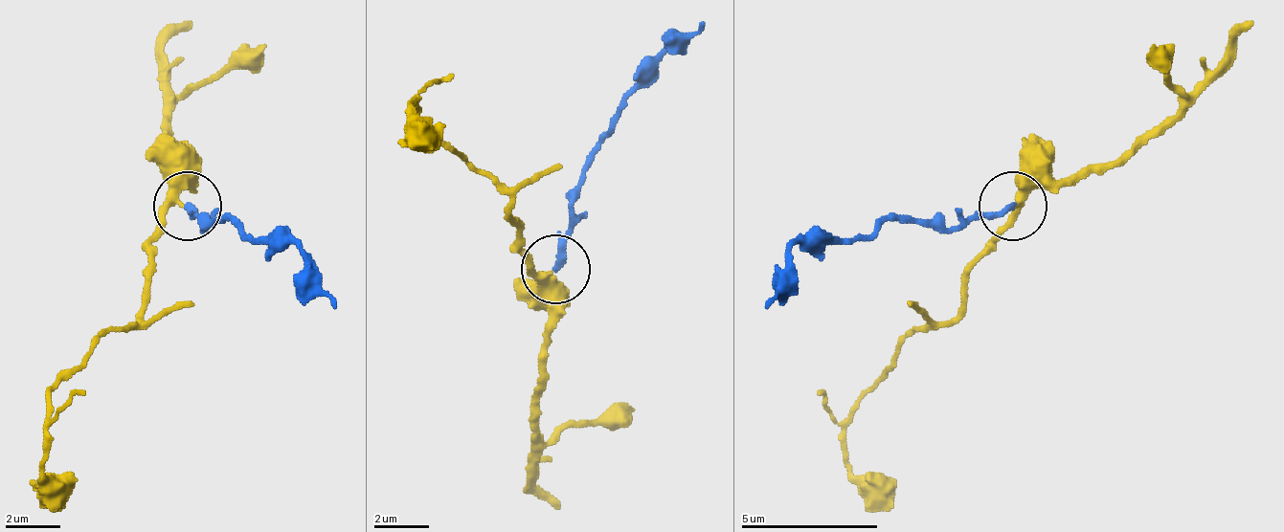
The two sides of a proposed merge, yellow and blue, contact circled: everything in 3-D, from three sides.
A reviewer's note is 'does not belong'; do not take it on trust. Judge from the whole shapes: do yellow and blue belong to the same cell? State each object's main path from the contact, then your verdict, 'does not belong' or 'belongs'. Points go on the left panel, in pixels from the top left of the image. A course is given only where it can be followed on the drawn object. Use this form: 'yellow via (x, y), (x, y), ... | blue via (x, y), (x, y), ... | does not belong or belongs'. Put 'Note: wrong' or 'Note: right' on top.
Note: wrong
yellow via (186, 208), (165, 214), (145, 317), (110, 331), (48, 406), (48, 461), (41, 475), (62, 509) | blue via (186, 208), (206, 228), (213, 221), (288, 241), (316, 290), (336, 310) | belongs

